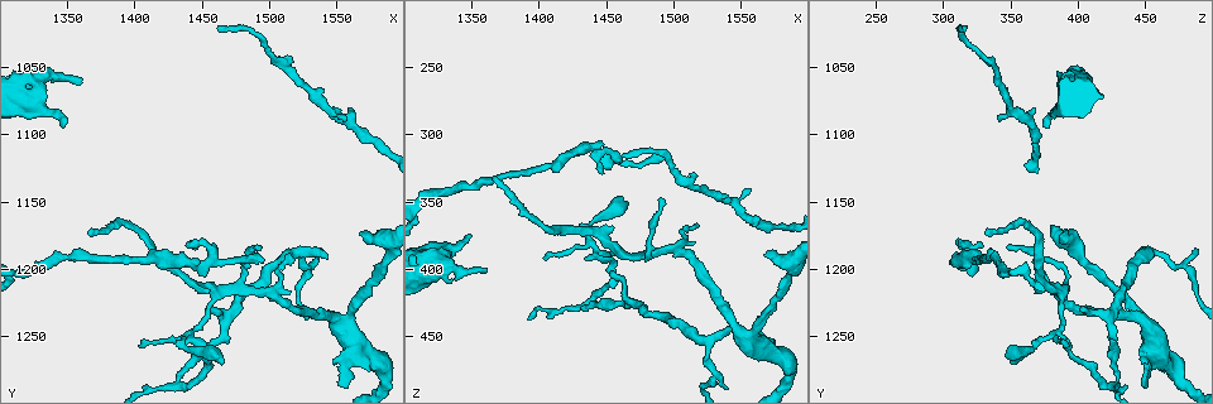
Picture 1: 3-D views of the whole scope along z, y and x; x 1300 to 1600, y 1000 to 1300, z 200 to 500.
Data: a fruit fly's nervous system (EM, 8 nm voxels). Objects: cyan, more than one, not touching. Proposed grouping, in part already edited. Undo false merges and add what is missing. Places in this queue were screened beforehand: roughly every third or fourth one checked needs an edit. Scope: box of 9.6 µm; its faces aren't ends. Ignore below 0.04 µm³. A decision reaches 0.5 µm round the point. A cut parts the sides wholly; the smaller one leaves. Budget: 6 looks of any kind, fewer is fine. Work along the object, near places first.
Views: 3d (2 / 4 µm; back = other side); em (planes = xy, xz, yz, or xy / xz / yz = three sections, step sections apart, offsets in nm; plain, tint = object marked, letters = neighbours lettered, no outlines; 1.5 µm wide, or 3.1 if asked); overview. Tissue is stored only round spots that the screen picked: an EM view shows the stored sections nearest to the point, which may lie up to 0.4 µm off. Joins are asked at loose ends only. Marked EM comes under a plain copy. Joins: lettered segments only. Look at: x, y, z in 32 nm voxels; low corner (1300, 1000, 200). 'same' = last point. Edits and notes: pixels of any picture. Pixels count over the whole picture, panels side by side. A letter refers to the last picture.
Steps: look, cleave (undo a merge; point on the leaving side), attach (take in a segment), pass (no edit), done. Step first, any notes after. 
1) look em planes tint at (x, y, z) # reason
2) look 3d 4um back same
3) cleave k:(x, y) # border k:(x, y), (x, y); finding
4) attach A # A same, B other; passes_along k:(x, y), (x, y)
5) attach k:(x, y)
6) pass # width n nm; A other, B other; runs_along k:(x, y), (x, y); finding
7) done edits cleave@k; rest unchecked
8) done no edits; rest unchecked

look em planes letters at (1490, 1184, 348) # an open end

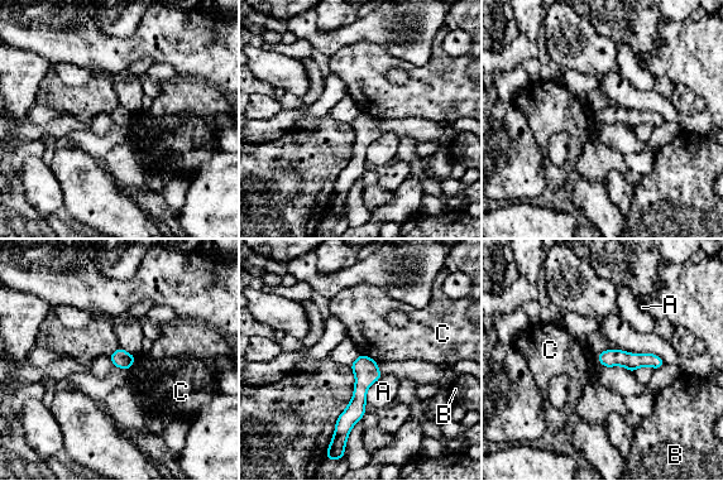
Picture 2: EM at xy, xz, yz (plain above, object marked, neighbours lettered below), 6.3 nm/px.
pass # width 110 nm; longest_contact A 200 nm; A other, B other, C other; no lettered segment goes on from it

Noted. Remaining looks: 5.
look em planes tint at (1444, 1246, 386) # abrupt turn

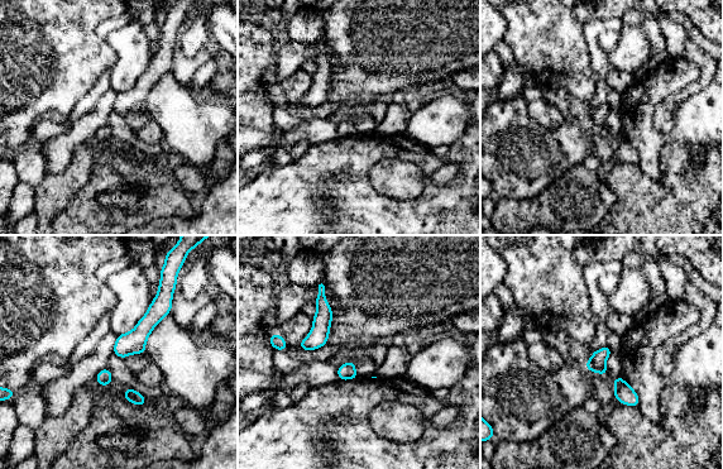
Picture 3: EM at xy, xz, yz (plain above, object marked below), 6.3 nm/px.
look em planes letters same

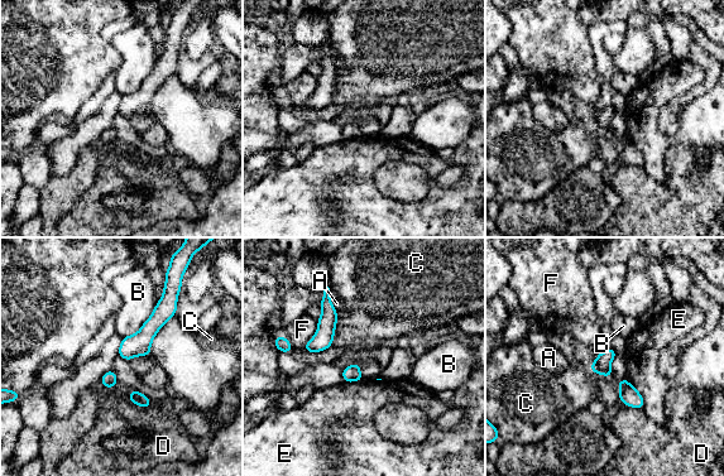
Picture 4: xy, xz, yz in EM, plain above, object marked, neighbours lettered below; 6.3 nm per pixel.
cleave 4:(631, 397) # A other, B other, C other, D other, E other, F other; border 4:(629, 385), (621, 390); a second cell is stuck on

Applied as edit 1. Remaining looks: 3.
done edits cleave@4; rest unchecked

